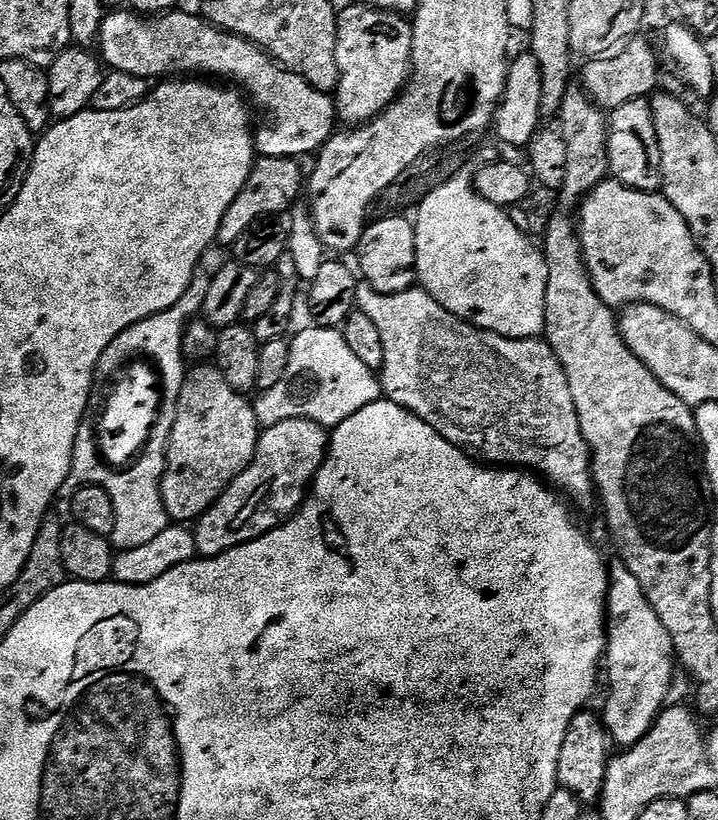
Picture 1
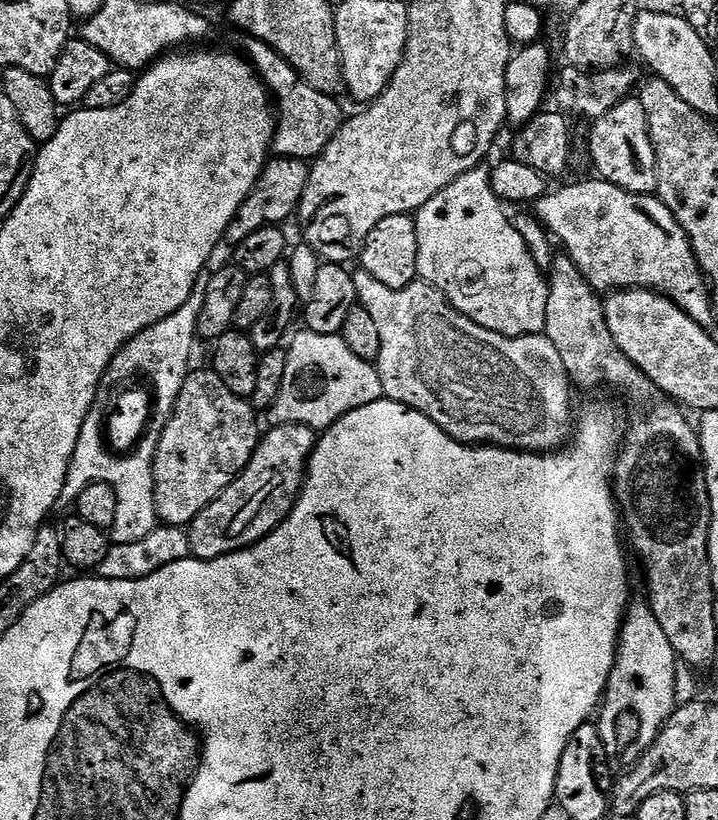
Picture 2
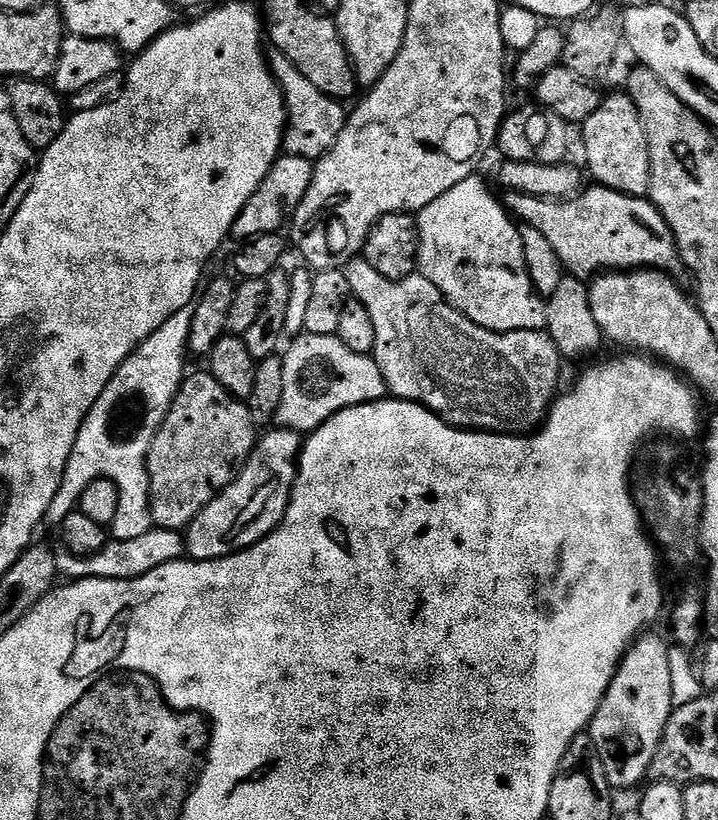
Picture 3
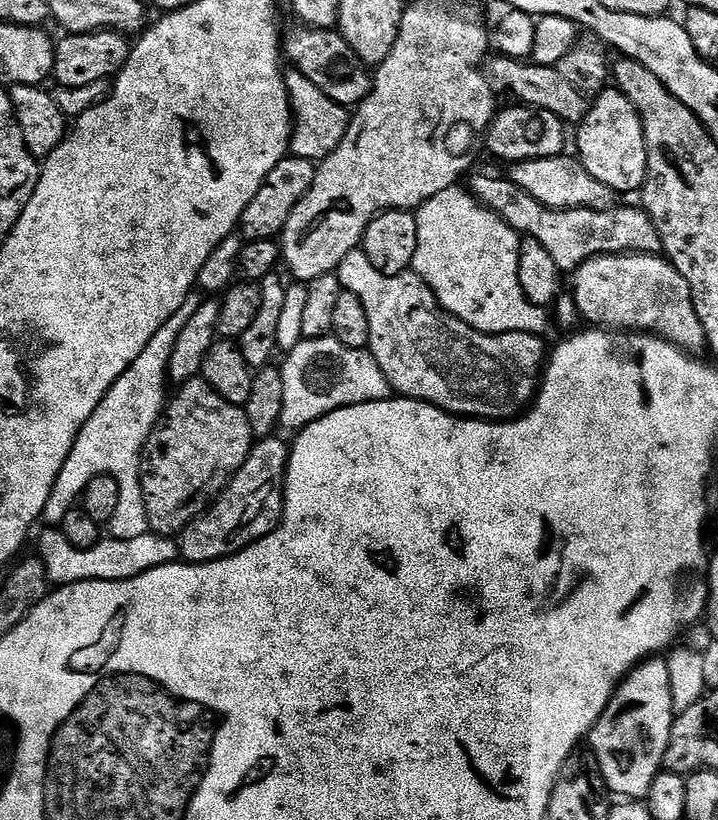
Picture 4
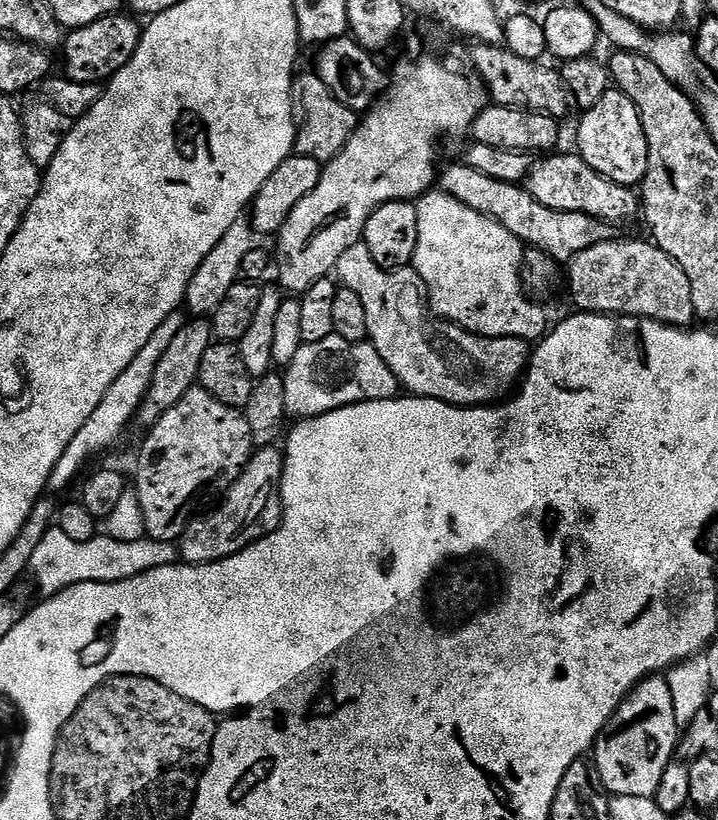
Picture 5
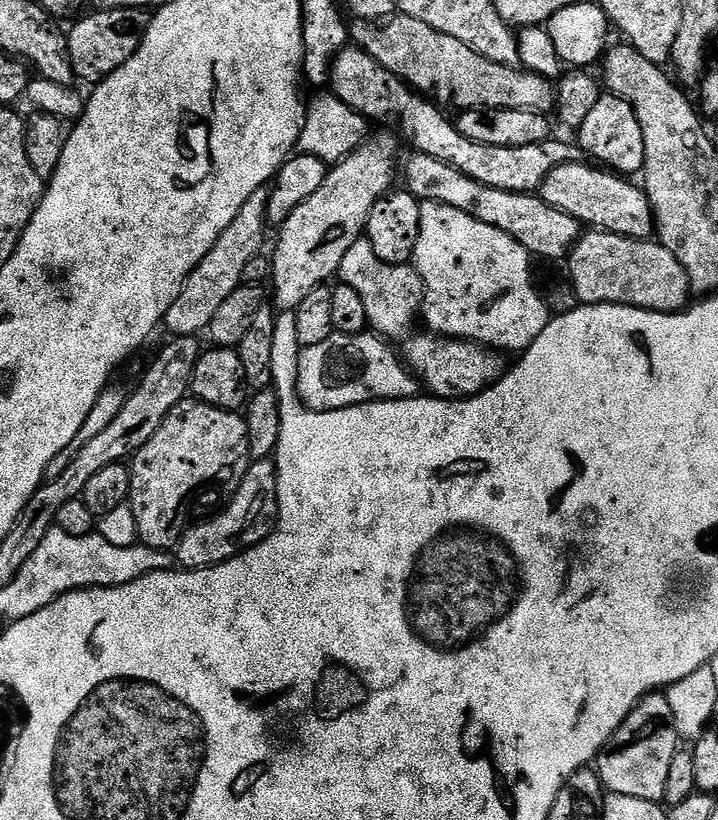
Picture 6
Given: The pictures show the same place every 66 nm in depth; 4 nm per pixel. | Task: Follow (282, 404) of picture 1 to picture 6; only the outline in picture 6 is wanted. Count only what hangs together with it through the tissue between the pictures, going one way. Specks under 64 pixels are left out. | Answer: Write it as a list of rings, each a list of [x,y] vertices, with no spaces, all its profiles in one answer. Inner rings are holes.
[[[365,330],[359,336],[334,334],[318,346],[303,349],[298,362],[300,398],[315,412],[333,412],[376,400],[411,400],[421,395],[422,385],[389,341]]]

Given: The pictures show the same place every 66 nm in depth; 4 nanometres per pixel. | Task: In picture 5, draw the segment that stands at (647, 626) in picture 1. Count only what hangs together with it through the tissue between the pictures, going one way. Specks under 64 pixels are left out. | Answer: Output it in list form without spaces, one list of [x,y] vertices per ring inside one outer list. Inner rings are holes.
[[[657,674],[641,680],[635,690],[620,704],[594,746],[592,758],[596,761],[596,768],[602,776],[604,788],[615,797],[655,797],[666,766],[671,764],[677,753],[679,737],[680,725],[674,714],[672,694],[667,679]]]

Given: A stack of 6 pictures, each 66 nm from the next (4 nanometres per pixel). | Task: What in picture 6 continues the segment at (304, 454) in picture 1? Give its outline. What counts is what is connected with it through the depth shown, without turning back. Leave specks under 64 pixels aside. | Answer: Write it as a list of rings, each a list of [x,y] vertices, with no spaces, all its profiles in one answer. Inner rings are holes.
[[[271,459],[249,463],[248,473],[231,493],[232,501],[225,506],[224,512],[213,520],[193,523],[182,534],[180,543],[174,549],[174,560],[181,569],[212,568],[230,558],[261,544],[275,529],[276,518],[280,510],[276,493],[276,465]]]

